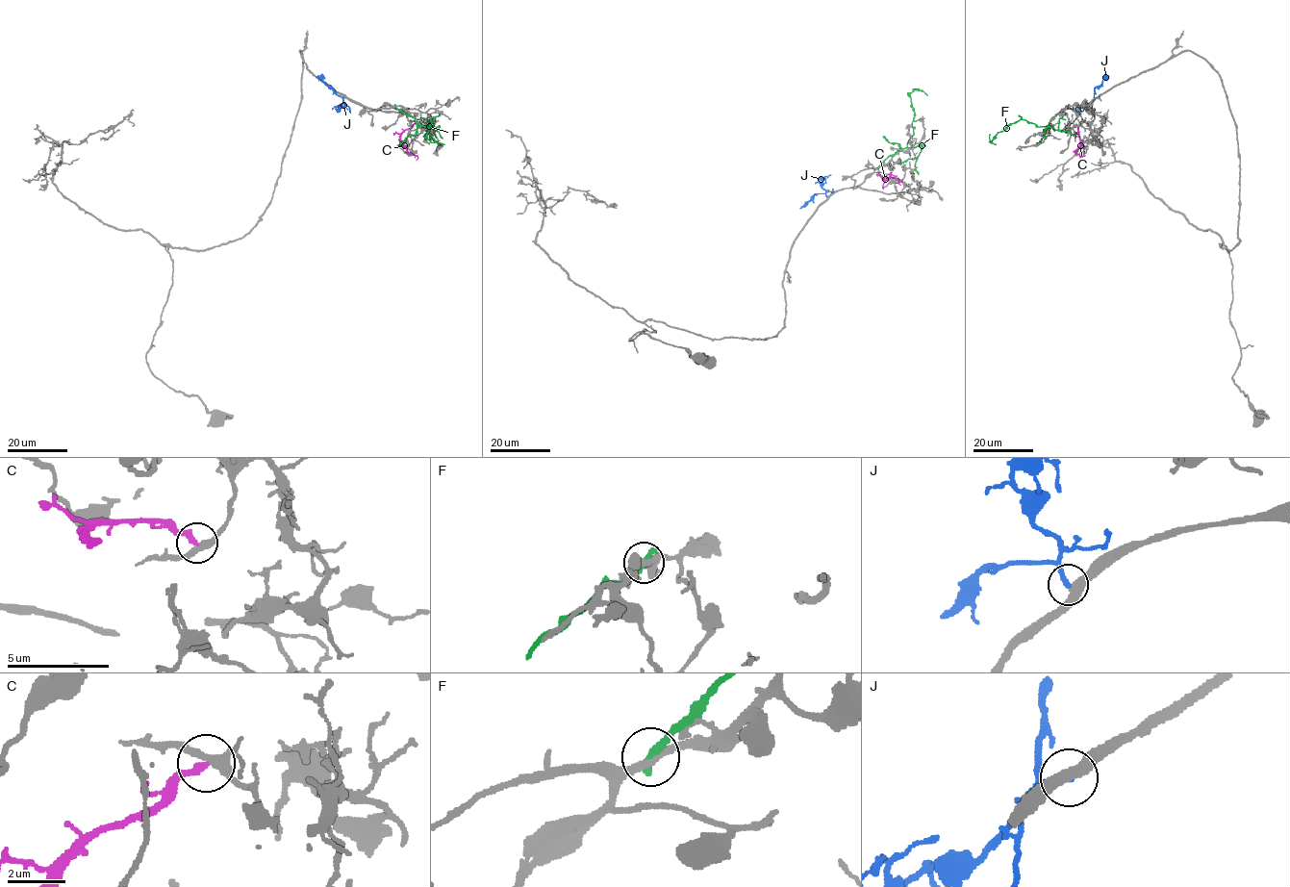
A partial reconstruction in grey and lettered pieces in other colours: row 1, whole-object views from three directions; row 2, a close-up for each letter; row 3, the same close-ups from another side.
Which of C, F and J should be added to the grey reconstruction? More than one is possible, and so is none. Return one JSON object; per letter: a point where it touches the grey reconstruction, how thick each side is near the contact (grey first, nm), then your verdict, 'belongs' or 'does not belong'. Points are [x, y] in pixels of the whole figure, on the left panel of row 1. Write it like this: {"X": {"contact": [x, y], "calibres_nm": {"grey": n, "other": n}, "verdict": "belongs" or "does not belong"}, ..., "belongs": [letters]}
{"C": {"contact": [417, 122], "calibres_nm": {"grey": 340, "other": 280}, "verdict": "does not belong"}, "F": {"contact": [395, 107], "calibres_nm": {"grey": 260, "other": 340}, "verdict": "does not belong"}, "J": {"contact": [343, 97], "calibres_nm": {"grey": 400, "other": 240}, "verdict": "belongs"}, "belongs": ["J"]}

